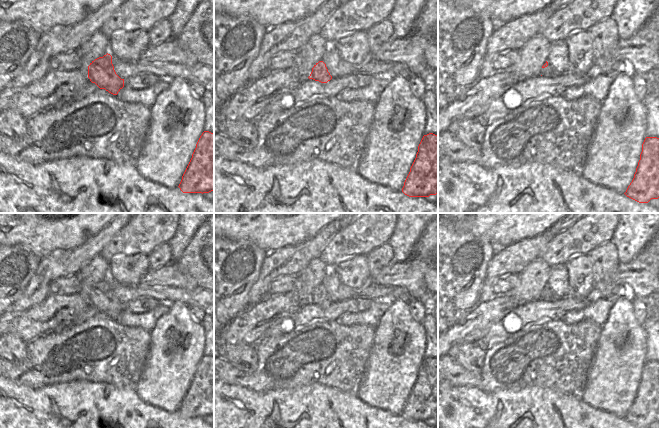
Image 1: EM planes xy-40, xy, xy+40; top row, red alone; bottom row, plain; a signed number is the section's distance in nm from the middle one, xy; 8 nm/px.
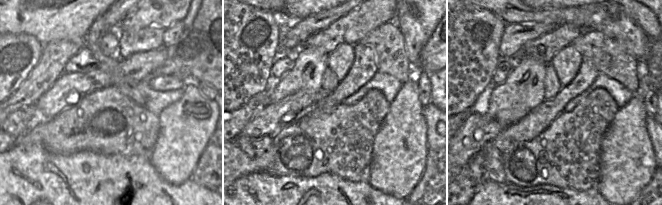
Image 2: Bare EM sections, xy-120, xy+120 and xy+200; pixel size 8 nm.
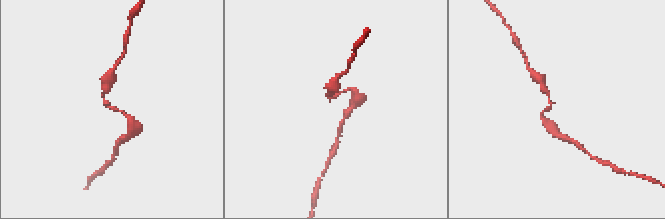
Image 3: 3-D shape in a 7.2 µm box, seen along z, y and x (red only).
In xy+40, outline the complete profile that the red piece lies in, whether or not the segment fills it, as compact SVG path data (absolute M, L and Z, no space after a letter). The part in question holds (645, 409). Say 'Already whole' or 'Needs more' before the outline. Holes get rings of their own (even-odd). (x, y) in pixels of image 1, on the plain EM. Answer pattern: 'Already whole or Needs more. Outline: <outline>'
Already whole. Outline: M645 362L634 402L624 418L639 427L659 422L659 362Z

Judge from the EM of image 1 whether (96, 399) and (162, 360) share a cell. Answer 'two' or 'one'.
two

